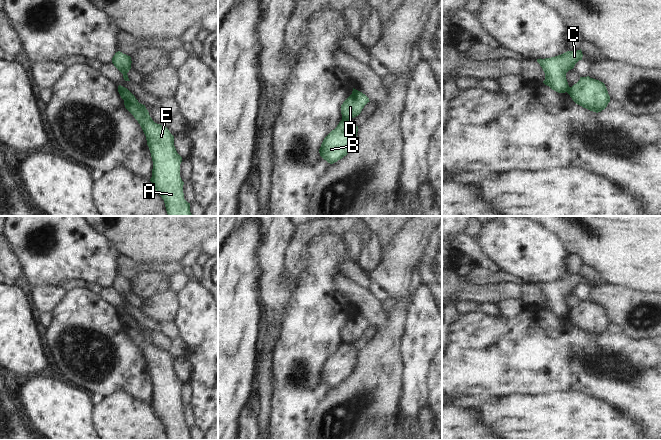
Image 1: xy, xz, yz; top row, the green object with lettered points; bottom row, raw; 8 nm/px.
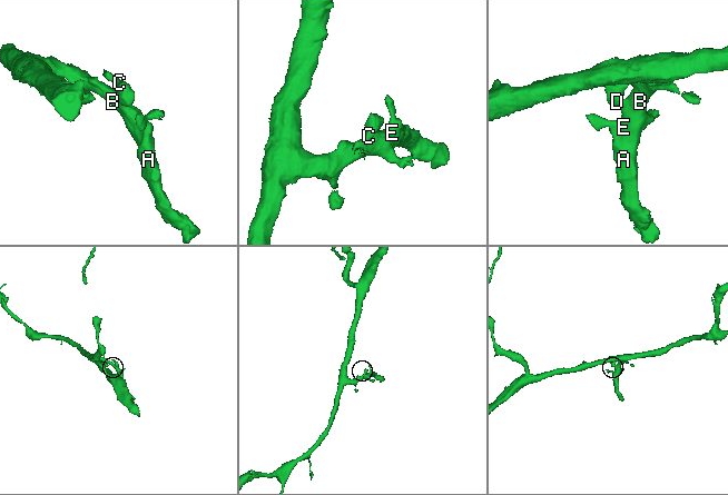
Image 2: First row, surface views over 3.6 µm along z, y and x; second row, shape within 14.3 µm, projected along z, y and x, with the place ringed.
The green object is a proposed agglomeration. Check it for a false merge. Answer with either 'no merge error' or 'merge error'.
merge error

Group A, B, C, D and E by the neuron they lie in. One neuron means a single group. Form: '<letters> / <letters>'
A B E / C D

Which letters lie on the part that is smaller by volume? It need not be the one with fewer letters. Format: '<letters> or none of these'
C, D

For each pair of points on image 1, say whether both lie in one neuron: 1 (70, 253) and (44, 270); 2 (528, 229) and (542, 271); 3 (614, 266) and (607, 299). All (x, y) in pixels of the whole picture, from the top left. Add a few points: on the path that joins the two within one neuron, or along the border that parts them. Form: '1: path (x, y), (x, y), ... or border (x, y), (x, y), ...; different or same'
1: path (64, 253), (61, 253), (50, 264); same
2: path (528, 239), (528, 248), (541, 261); same
3: border (607, 283), (629, 286), (633, 289); different

